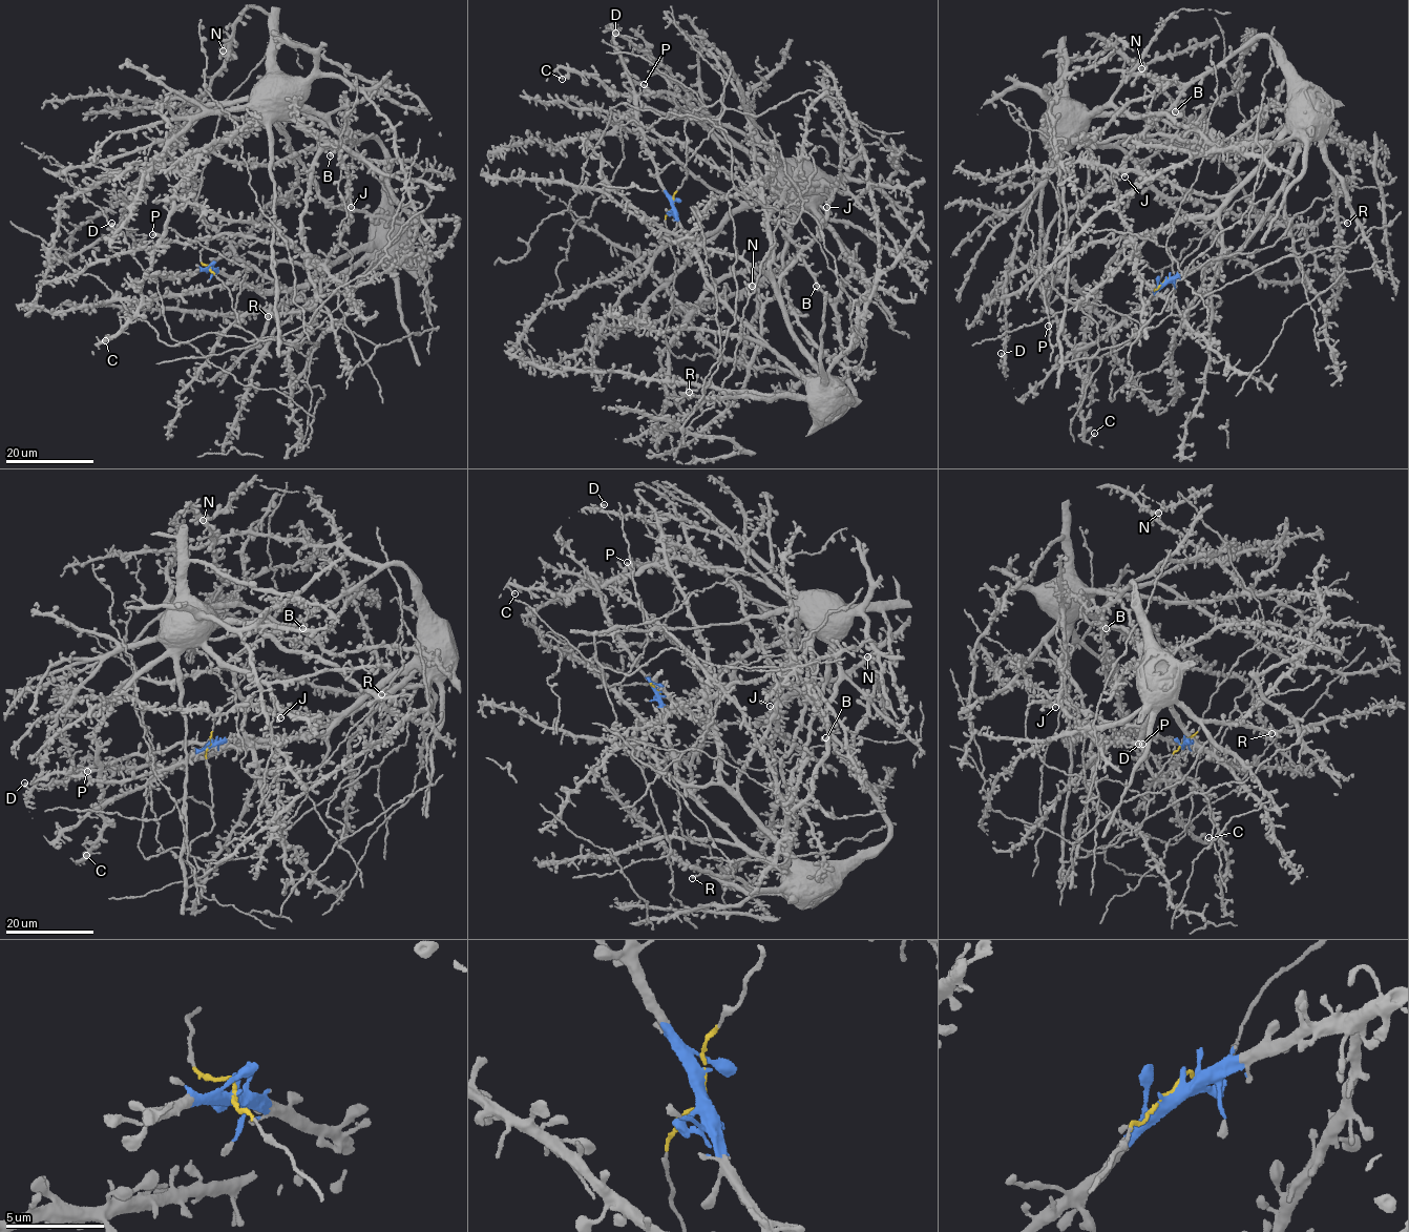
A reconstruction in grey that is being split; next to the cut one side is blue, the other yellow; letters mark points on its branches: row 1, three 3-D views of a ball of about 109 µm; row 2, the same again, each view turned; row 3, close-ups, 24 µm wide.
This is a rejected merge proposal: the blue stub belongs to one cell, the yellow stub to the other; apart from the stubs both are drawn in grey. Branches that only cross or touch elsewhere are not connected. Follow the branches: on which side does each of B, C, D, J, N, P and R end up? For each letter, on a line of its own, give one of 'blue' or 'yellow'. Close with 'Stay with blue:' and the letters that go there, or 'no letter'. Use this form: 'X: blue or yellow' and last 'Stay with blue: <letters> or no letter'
B: blue
C: yellow
D: yellow
J: blue
N: yellow
P: yellow
R: blue
Stay with blue: B, J, R

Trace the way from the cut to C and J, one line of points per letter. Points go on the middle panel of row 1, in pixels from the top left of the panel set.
C: (673, 205), (685, 126), (716, 104), (731, 70), (782, 162), (670, 91), (619, 94), (559, 68), (562, 80)
J: (673, 205), (708, 287), (815, 379), (817, 363), (793, 333), (779, 291), (781, 273), (818, 235), (826, 206)

